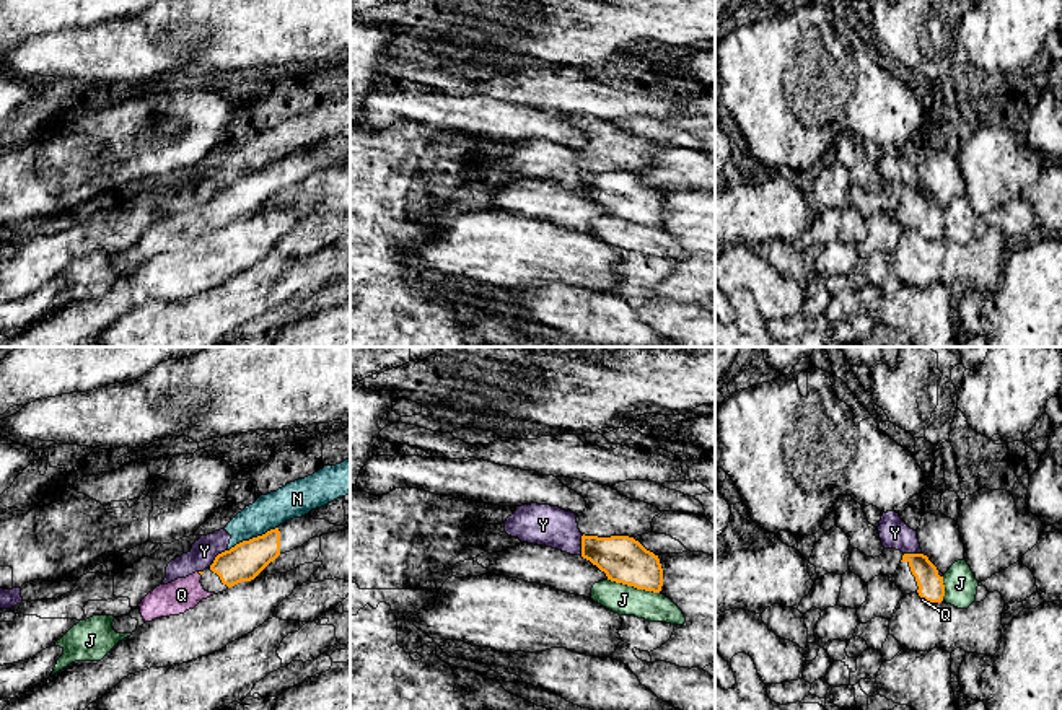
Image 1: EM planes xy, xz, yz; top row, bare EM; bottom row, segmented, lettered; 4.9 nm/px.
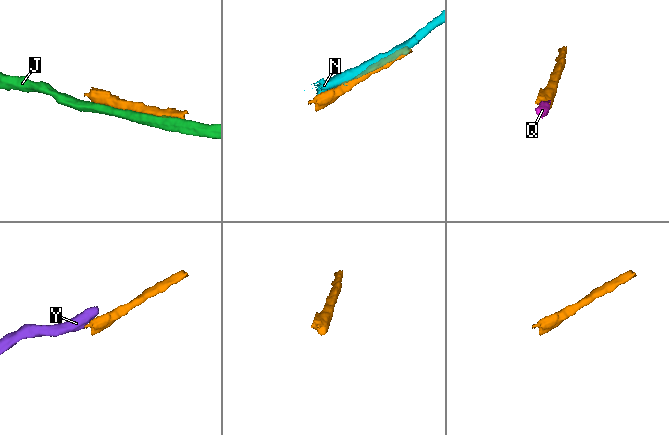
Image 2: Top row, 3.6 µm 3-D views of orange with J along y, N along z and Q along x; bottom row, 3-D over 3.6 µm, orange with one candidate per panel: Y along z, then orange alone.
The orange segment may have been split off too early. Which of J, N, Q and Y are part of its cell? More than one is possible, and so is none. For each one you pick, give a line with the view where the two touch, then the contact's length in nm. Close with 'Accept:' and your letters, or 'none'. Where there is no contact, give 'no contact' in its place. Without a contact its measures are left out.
Q: meets orange in yz; contact 80 nm long
Accept: Q

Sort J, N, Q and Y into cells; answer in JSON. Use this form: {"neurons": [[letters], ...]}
{"neurons": [["J"], ["N", "Y"], ["Q"]]}

